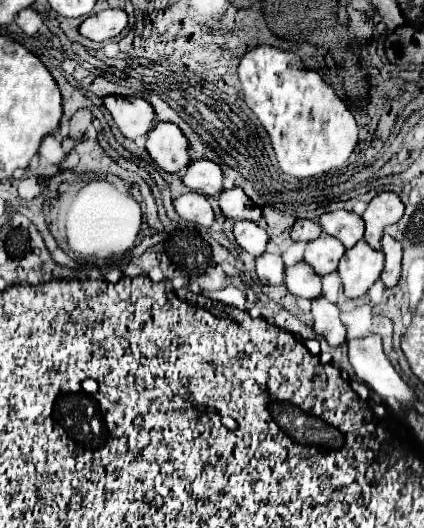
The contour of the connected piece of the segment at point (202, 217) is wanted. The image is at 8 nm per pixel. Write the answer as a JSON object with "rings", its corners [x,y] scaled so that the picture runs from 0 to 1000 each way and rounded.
{"rings":[[[443,364],[425,375],[415,375],[410,398],[420,402],[425,413],[458,420],[458,424],[472,424],[472,428],[486,428],[486,432],[495,432],[505,420],[505,402],[500,402],[491,375],[467,364]]]}

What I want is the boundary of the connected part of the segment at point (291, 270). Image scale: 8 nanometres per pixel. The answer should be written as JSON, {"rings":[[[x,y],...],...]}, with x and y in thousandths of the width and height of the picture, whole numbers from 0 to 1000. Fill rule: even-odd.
{"rings":[[[712,492],[698,504],[679,504],[670,511],[670,534],[684,557],[712,561],[712,564],[750,564],[759,557],[755,523]]]}

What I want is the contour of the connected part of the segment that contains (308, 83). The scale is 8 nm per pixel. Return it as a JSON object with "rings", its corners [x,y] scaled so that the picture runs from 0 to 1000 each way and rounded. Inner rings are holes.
{"rings":[[[608,87],[571,106],[559,134],[575,174],[575,193],[632,250],[656,314],[670,330],[693,337],[757,333],[778,322],[800,320],[825,299],[830,284],[844,273],[844,235],[830,212],[792,182],[788,169],[759,152],[759,144],[741,133],[726,133],[698,102],[670,98],[646,87]]]}

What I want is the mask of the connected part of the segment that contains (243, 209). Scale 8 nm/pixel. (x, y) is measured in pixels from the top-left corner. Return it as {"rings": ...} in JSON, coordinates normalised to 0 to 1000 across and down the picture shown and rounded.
{"rings":[[[528,356],[514,371],[514,386],[519,386],[519,398],[528,402],[528,409],[547,413],[547,417],[613,420],[613,413],[618,413],[618,402],[608,398],[608,390],[566,356],[542,356],[542,360]]]}

